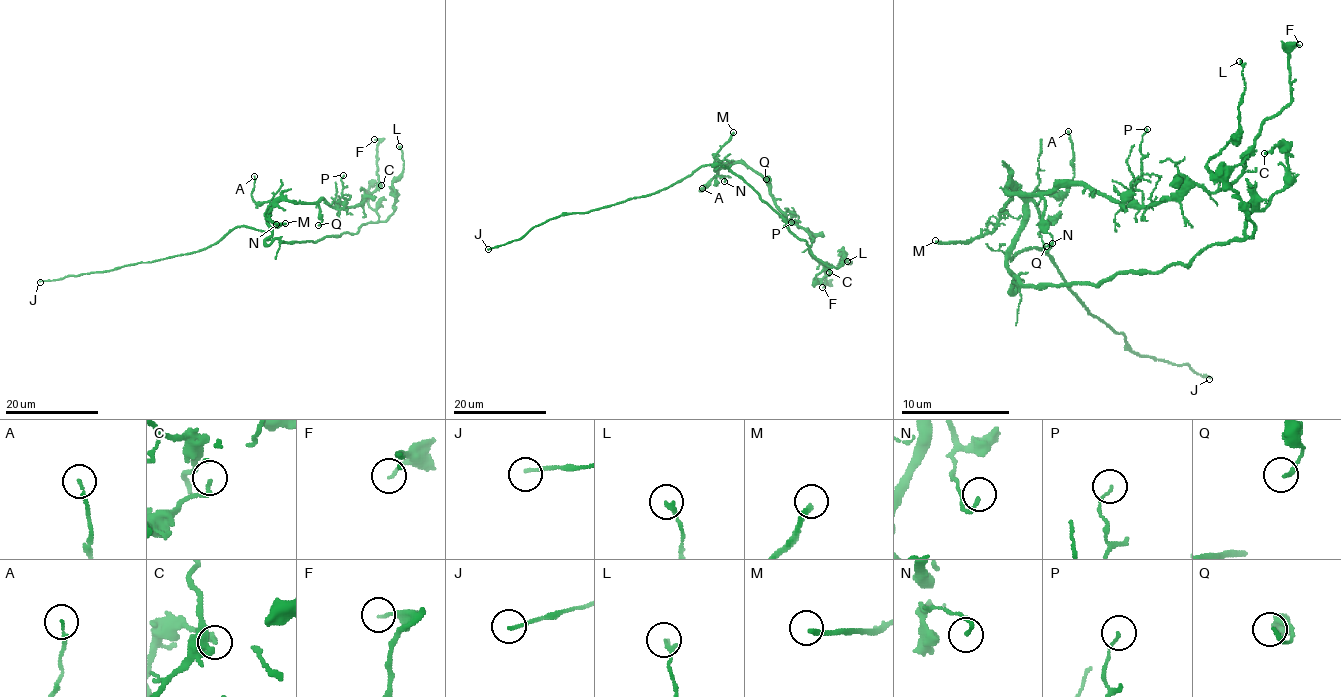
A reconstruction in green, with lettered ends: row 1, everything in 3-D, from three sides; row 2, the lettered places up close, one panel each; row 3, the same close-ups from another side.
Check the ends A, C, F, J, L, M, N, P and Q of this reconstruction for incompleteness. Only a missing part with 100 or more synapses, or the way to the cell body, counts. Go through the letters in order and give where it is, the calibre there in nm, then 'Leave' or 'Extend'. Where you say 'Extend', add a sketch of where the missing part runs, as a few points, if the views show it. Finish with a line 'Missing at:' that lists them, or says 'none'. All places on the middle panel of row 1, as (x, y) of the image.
A: Place: (702, 188). Thickness 140 nm. Leave
C: Place: (829, 272). Thickness 140 nm. Leave
F: Place: (822, 287). Thickness 110 nm. Leave
J: Place: (488, 249). Thickness 130 nm. Extend. Course of what is missing: (488, 249), (464, 250)
L: Place: (847, 261). Thickness 180 nm. Leave
M: Place: (733, 132). Thickness 200 nm. Leave
N: Place: (724, 181). Thickness 120 nm. Leave
P: Place: (791, 222). Thickness 100 nm. Leave
Q: Place: (766, 179). Thickness 180 nm. Leave
Missing at: J

